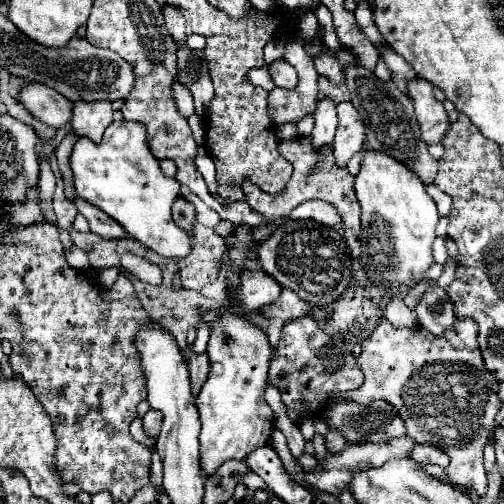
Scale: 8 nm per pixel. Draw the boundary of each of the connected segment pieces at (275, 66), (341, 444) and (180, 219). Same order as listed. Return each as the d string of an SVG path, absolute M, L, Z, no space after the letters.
M280 59L280 61L274 61L268 69L270 69L270 75L272 75L276 87L282 87L282 89L288 89L288 91L296 89L298 73L296 73L296 69L290 63Z
M328 429L328 435L326 435L326 449L332 451L332 453L338 453L342 451L344 447L348 447L350 443L340 435L340 431L332 431Z
M178 197L176 203L172 205L172 217L182 229L192 231L194 223L196 223L196 209L190 201L180 201L180 197Z

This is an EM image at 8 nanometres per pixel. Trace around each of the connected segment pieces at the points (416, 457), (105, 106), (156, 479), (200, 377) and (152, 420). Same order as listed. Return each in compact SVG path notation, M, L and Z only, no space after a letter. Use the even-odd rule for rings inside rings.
M418 445L416 449L412 449L412 455L408 455L412 461L418 461L418 463L436 463L440 465L442 469L448 467L448 455L444 455L444 451L432 447L432 445Z
M96 101L96 103L74 103L74 117L70 133L78 137L88 137L94 143L100 143L106 127L112 123L112 105L110 101Z
M154 451L152 453L152 471L150 471L150 483L160 489L160 483L162 483L162 461L158 457L158 453Z
M192 353L188 359L188 369L190 369L190 383L192 383L192 395L200 391L200 387L206 381L208 375L208 355L206 353Z
M150 409L150 411L142 417L142 421L144 421L144 431L146 431L150 437L156 437L156 435L160 433L160 423L162 423L160 411Z

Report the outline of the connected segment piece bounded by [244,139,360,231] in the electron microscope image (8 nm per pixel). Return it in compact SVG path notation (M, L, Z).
M308 139L280 141L278 149L294 165L294 173L292 173L288 185L278 195L268 195L268 193L260 191L256 185L252 185L250 181L246 181L244 183L244 195L246 195L246 201L248 201L250 209L260 213L266 219L266 225L274 225L282 217L288 217L290 211L294 207L298 207L300 203L304 203L308 199L322 199L322 201L326 201L326 203L330 203L338 209L346 229L360 231L360 203L354 195L354 177L346 169L336 167L332 151L326 149L326 151L316 153Z

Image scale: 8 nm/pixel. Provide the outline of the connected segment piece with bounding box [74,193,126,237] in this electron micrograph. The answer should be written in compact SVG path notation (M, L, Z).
M74 193L74 205L76 205L78 213L84 215L86 221L90 223L90 231L94 231L102 237L124 237L126 235L120 229L120 225L116 225L114 219L108 219L108 215L104 215L104 211L92 207L90 203L84 203L76 193Z

